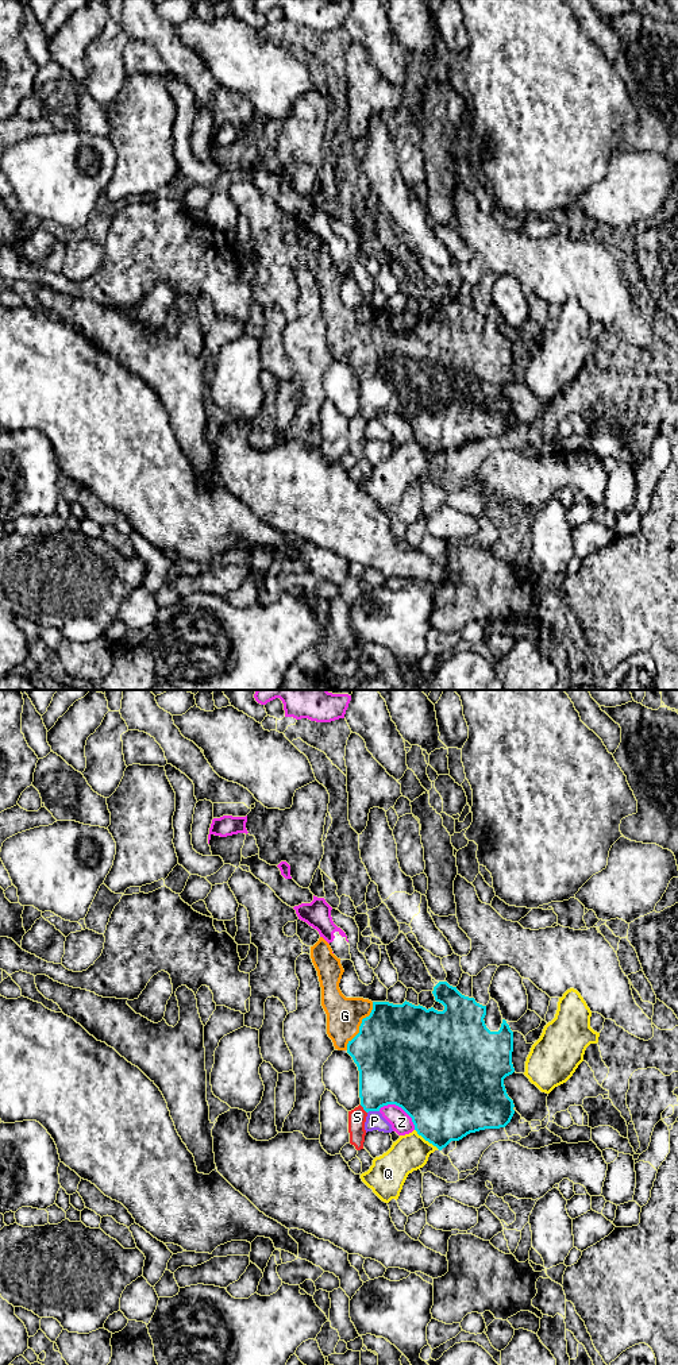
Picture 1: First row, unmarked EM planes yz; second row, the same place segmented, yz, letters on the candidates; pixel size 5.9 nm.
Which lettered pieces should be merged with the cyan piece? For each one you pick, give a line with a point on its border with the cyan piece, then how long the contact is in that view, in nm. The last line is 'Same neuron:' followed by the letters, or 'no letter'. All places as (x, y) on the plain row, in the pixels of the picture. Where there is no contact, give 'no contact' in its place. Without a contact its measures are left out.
G: meets cyan in yz at (361, 334); contact 340 nm long
Same neuron: G

